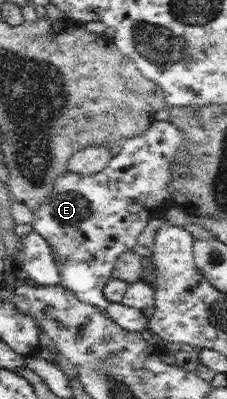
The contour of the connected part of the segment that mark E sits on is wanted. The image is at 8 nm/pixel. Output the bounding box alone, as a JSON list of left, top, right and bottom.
[32,120,186,332]

